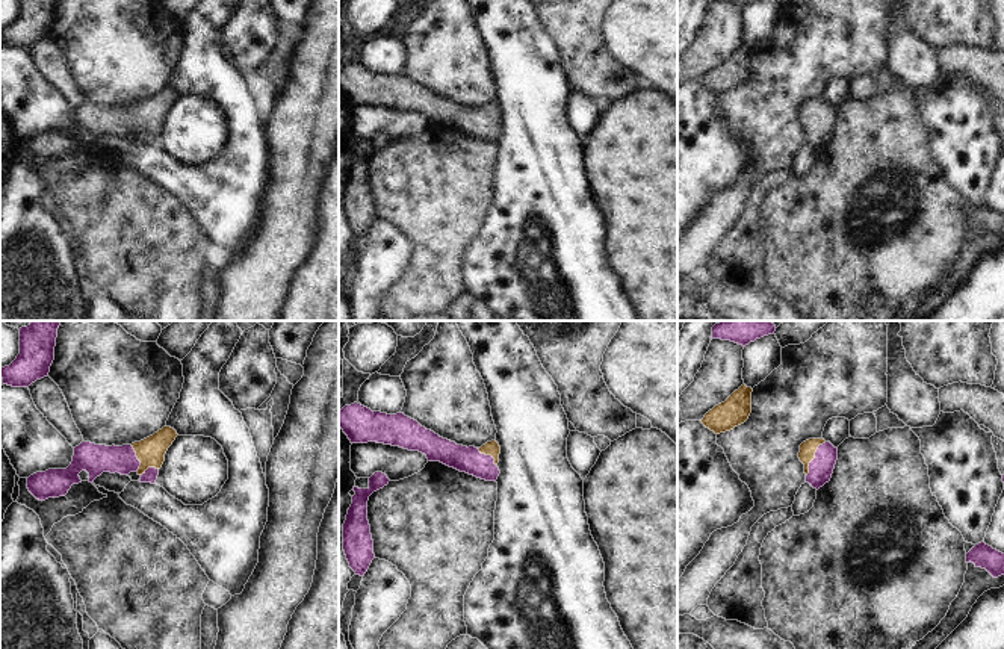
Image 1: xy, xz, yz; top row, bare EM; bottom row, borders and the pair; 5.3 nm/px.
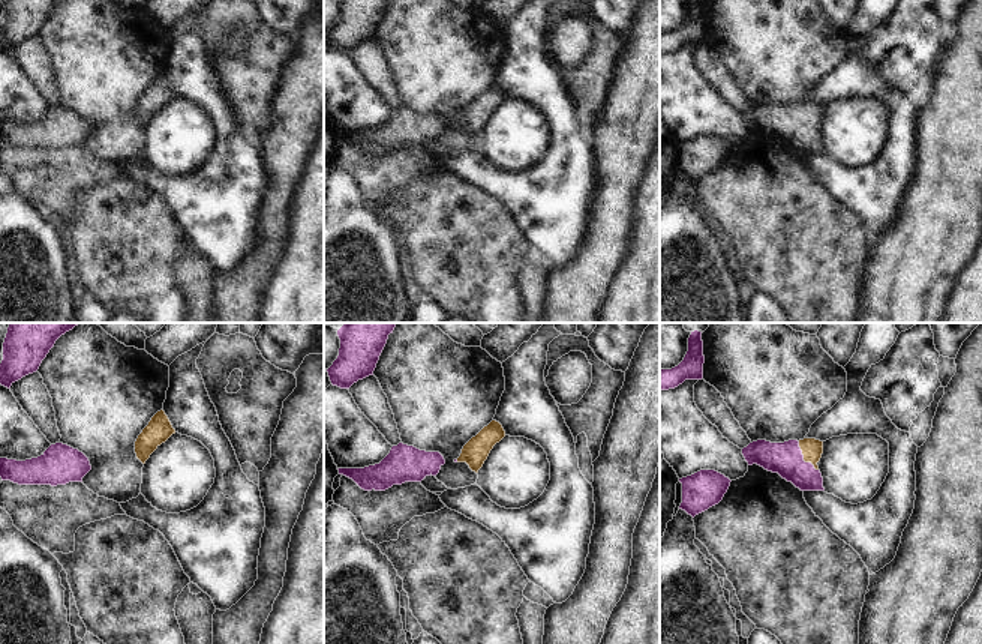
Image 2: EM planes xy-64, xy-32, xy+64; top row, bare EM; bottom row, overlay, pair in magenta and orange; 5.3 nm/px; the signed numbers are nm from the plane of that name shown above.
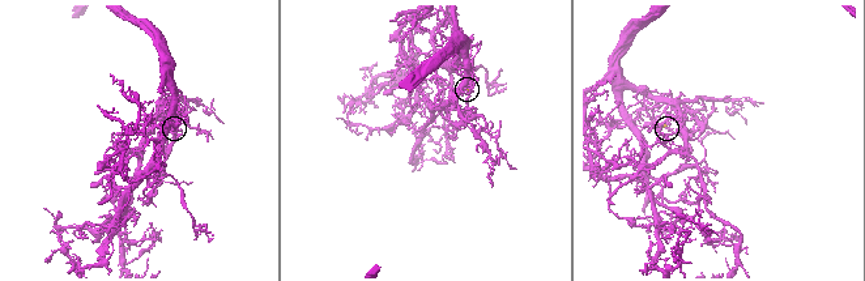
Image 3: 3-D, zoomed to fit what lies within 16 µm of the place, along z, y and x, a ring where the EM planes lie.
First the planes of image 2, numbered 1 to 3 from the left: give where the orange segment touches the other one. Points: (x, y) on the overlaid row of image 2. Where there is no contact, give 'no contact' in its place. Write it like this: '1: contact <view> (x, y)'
1: no contact
2: no contact
3: contact xy+64 (802, 458)

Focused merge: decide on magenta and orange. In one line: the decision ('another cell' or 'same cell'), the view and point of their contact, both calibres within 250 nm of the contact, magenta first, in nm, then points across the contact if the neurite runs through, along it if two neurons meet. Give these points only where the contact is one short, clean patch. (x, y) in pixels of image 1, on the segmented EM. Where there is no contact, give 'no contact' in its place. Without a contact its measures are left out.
same cell; contact yz (815, 457); calibres 130 and 90 nm; way yz (821, 468), (815, 457), (808, 448)

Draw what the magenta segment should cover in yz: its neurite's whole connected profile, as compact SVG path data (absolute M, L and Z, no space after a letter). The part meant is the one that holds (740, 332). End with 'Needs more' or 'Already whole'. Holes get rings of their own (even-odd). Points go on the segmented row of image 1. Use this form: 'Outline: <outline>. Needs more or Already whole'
Outline: M723 321L712 327L712 339L730 340L738 345L748 345L756 339L774 334L776 325L771 321Z. Already whole.

